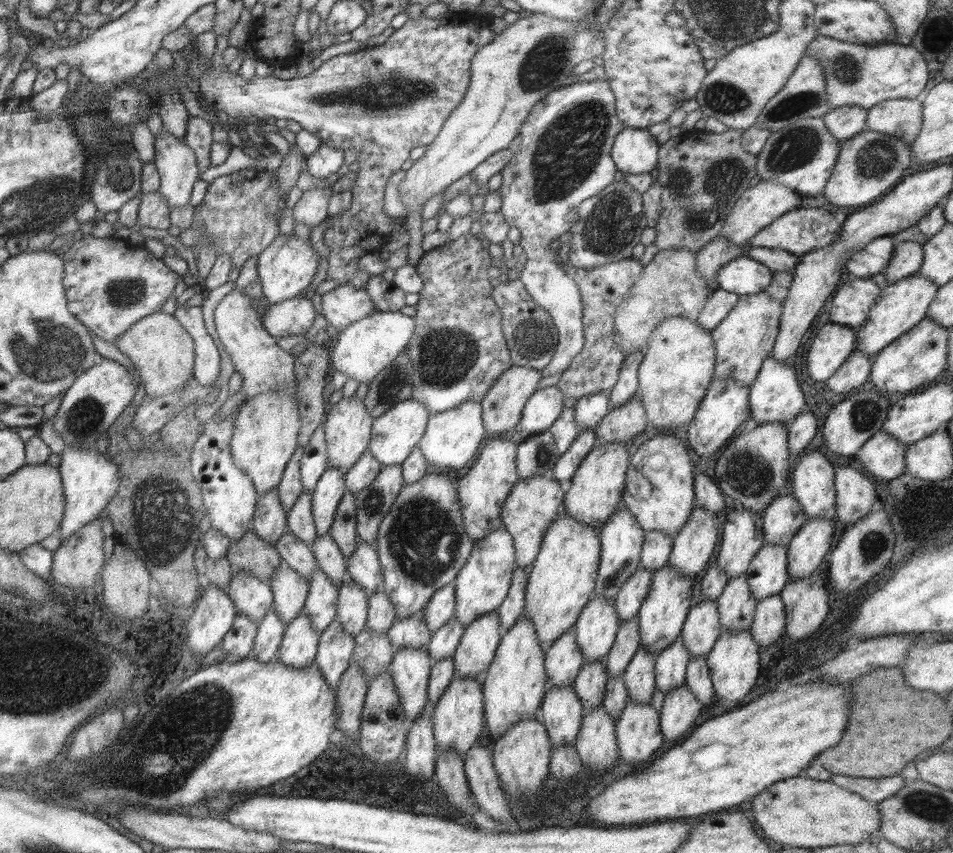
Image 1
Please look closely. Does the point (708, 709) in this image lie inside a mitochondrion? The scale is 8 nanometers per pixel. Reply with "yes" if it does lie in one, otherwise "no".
no

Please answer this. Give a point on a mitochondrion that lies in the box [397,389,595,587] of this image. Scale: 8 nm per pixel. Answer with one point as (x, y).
(544, 450)

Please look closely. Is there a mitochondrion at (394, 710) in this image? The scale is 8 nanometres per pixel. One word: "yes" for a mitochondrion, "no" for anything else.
yes

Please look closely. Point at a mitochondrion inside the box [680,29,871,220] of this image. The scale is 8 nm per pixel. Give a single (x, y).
(796, 146)

